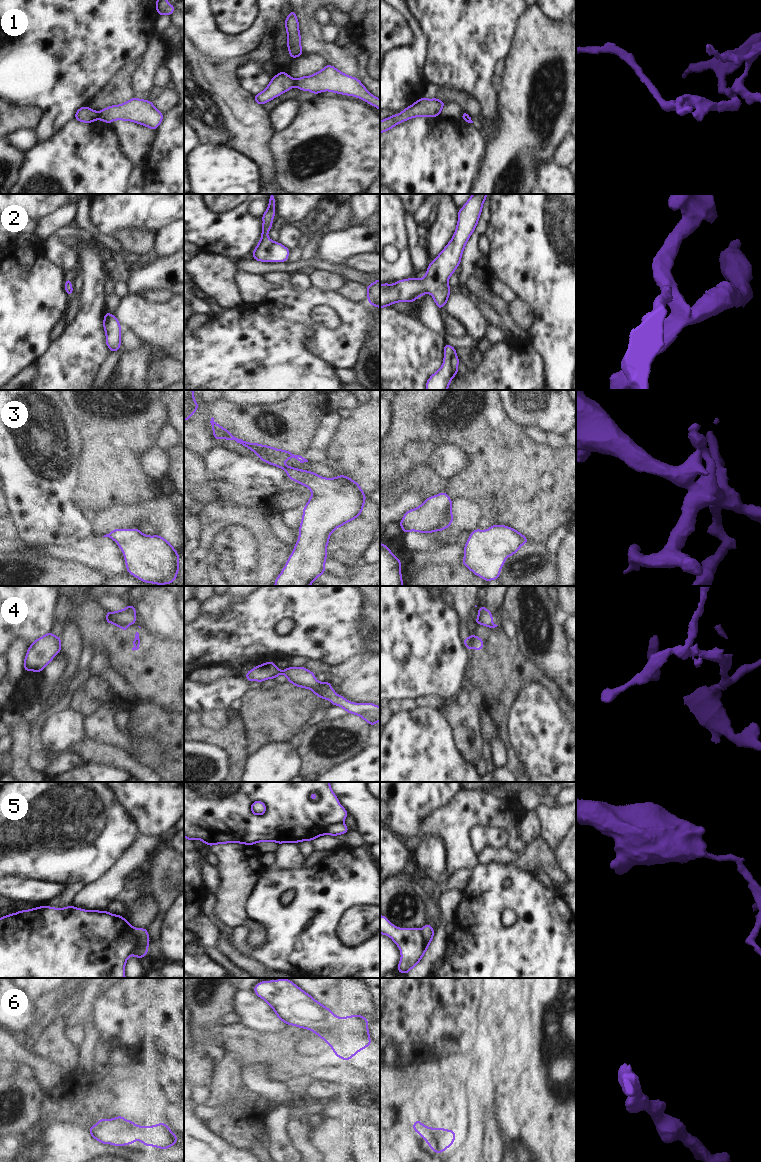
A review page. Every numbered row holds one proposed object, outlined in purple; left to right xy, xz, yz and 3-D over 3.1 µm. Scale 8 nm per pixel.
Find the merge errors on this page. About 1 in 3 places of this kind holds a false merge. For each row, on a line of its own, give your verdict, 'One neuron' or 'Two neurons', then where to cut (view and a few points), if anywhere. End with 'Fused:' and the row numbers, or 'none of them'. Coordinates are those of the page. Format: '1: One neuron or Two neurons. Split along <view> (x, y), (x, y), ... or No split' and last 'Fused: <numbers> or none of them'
1: Two neurons. Split along xy (98, 113), (99, 118)
2: One neuron. No split
3: One neuron. No split
4: One neuron. No split
5: Two neurons. Split along xy (132, 928), (138, 943), (146, 949)
6: One neuron. No split
Fused: 1, 5.

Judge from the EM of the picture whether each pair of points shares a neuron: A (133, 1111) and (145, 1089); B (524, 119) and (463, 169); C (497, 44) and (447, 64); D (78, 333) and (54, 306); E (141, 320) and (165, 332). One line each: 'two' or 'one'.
A: one
B: two
C: one
D: two
E: one

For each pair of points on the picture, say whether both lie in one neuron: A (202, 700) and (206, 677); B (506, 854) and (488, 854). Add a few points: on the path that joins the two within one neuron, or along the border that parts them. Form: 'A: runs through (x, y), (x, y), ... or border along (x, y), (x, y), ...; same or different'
A: border along (227, 674), (209, 682), (194, 681); different
B: runs through (502, 854), (492, 854); same

